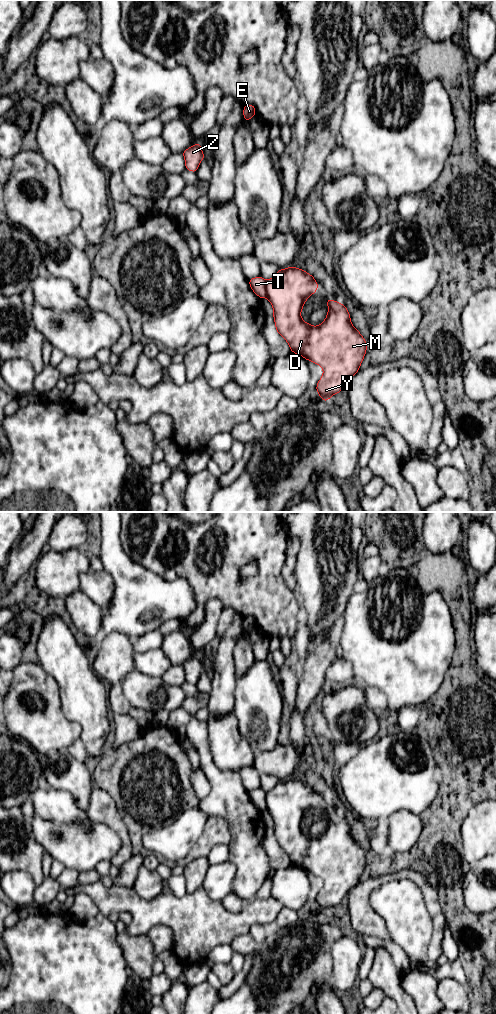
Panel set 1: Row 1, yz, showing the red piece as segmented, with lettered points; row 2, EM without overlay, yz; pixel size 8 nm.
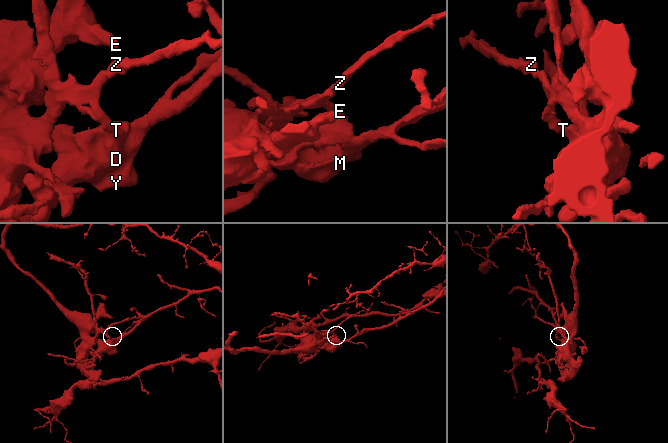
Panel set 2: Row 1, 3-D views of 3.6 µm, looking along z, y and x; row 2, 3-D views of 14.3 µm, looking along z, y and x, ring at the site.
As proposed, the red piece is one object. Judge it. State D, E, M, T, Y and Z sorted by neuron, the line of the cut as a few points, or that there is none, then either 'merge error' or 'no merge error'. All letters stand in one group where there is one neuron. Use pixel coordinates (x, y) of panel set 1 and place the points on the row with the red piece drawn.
D M Y / E T Z | yz (265, 280), (265, 294), (267, 297) | merge error

